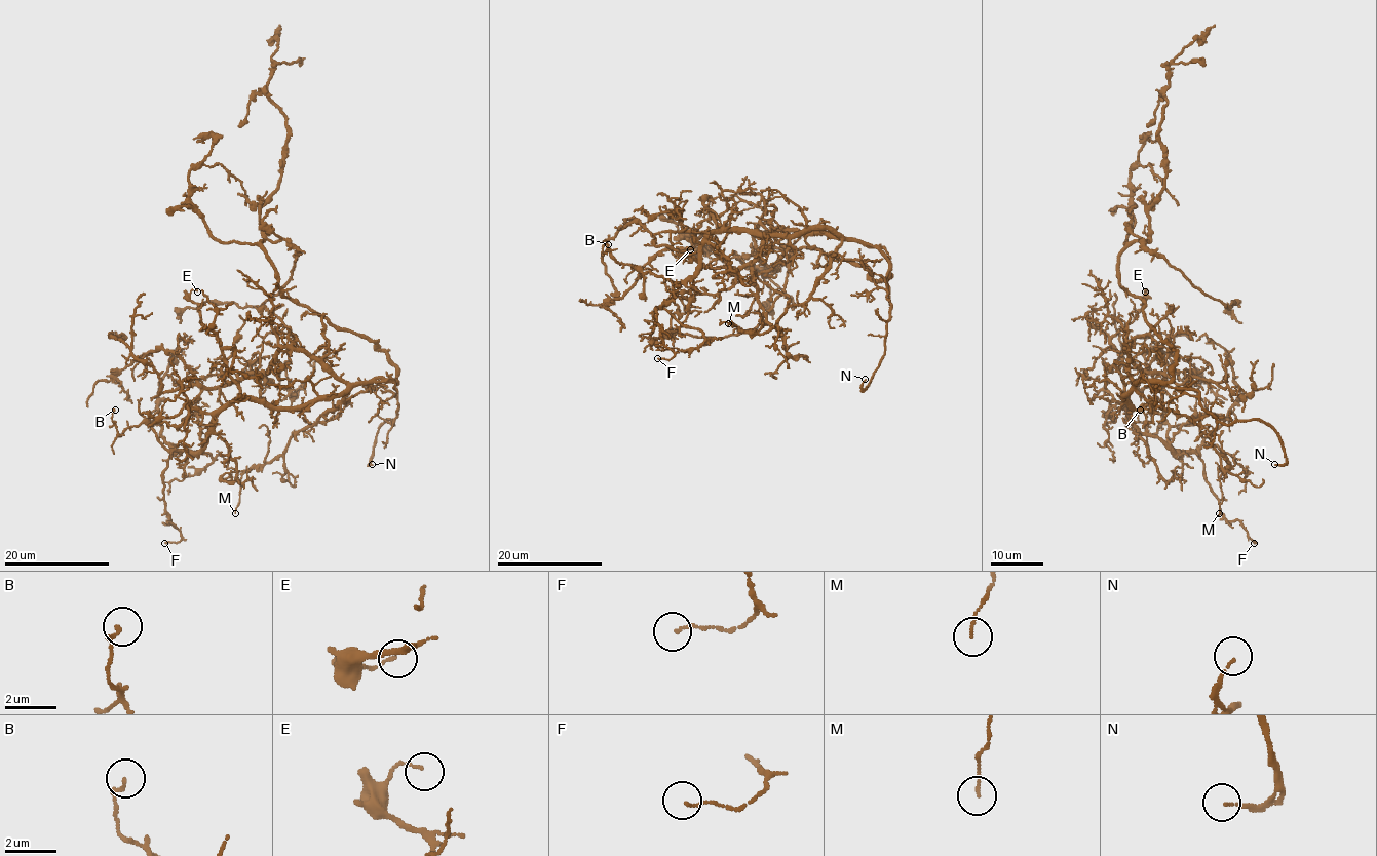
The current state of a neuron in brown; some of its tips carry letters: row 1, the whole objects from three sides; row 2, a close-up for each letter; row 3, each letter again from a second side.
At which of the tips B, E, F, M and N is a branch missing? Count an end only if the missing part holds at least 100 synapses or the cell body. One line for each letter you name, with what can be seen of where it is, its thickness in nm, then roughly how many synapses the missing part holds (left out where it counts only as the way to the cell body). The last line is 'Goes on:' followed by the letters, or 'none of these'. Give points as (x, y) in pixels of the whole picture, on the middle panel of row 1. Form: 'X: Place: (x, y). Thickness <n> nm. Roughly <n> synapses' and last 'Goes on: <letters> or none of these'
N: Place: (865, 379). Thickness 70 nm
Goes on: N

